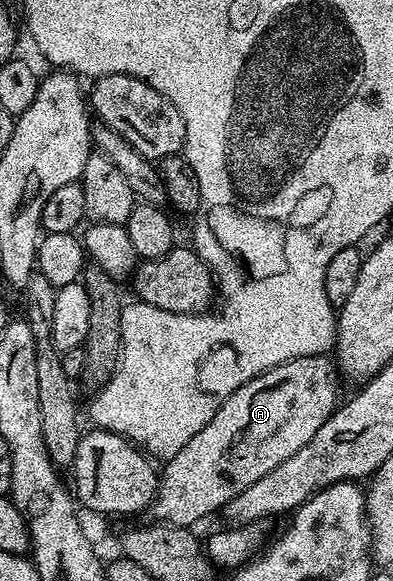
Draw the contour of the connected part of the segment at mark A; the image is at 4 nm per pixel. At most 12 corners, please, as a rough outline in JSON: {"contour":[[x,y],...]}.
{"contour":[[327,355],[253,377],[162,464],[149,511],[194,528],[340,406]]}

